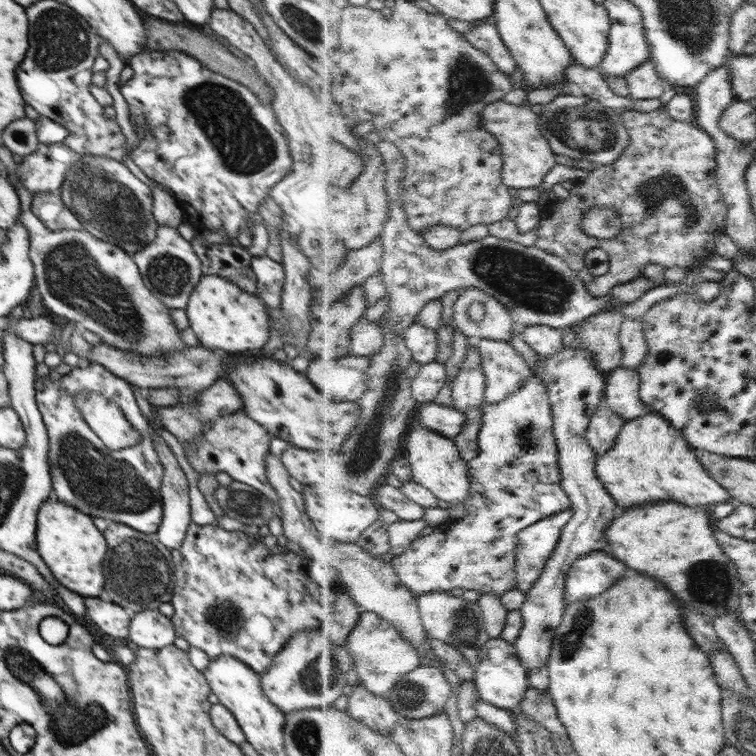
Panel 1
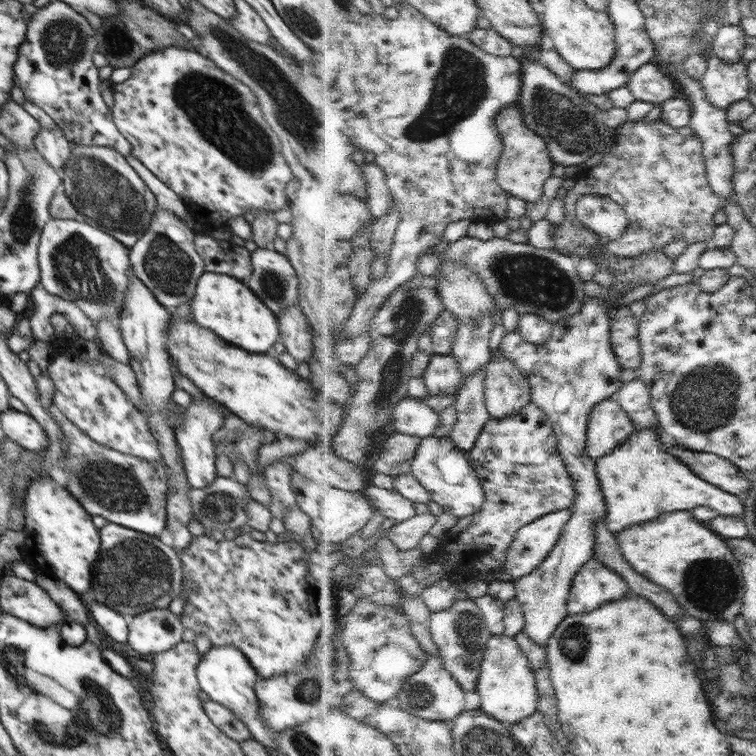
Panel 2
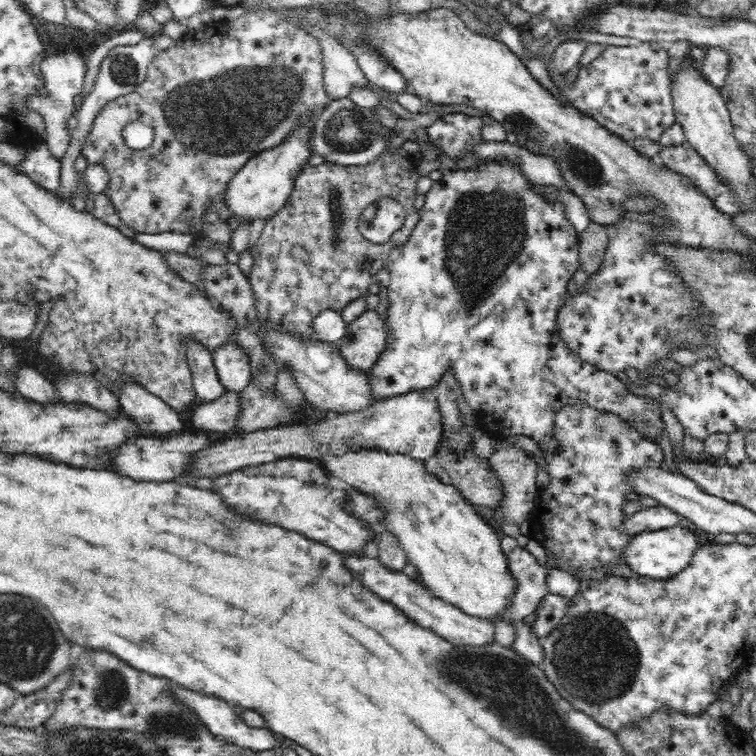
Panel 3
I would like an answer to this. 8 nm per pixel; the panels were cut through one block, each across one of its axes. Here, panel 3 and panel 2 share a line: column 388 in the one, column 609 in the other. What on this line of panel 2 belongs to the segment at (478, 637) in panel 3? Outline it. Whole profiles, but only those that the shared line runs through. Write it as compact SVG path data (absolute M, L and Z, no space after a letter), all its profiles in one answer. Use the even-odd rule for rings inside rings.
M592 558L580 570L569 602L569 615L580 615L598 610L602 604L620 600L632 593L631 586L622 574Z

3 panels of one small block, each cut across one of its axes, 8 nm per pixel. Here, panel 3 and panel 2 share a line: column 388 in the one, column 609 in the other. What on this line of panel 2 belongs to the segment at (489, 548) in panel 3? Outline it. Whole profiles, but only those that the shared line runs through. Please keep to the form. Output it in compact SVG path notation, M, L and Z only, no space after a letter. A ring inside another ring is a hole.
M655 428L639 430L628 441L620 445L612 454L604 459L597 459L600 481L608 502L609 527L618 535L631 526L651 522L660 519L666 513L677 511L694 511L698 506L710 506L723 516L744 517L747 508L744 499L719 488L708 480L700 477L694 468L688 466L681 458L672 454L670 449L662 448L660 434L662 431Z

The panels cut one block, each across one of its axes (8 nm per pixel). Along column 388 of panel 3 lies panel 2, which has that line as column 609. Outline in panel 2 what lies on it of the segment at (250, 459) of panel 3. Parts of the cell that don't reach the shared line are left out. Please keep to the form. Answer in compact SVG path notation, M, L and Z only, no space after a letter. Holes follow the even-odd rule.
M618 397L601 402L592 411L589 424L588 452L594 459L604 459L637 432L631 414Z

